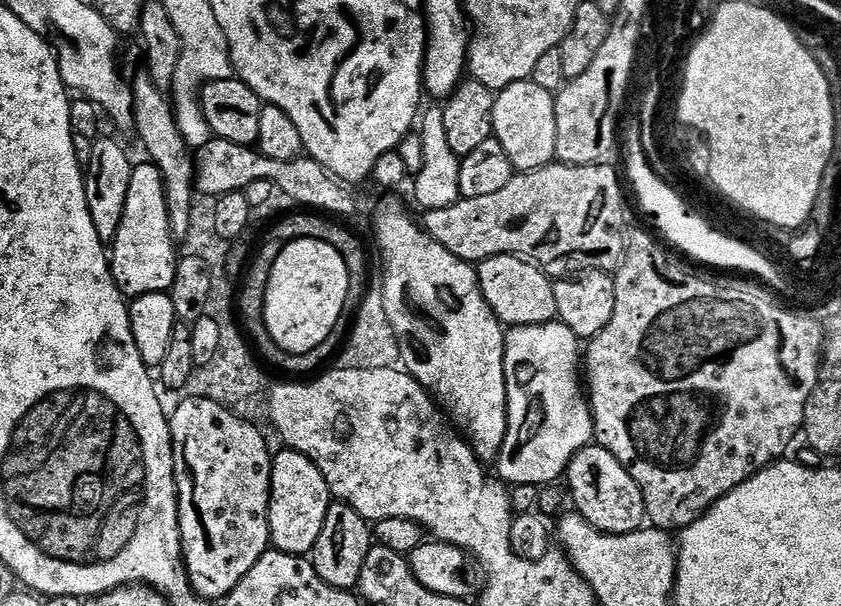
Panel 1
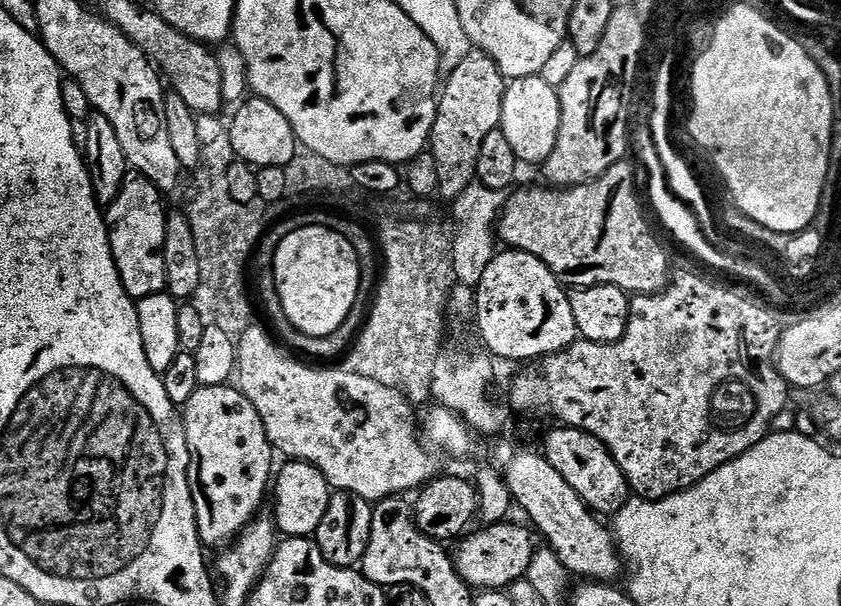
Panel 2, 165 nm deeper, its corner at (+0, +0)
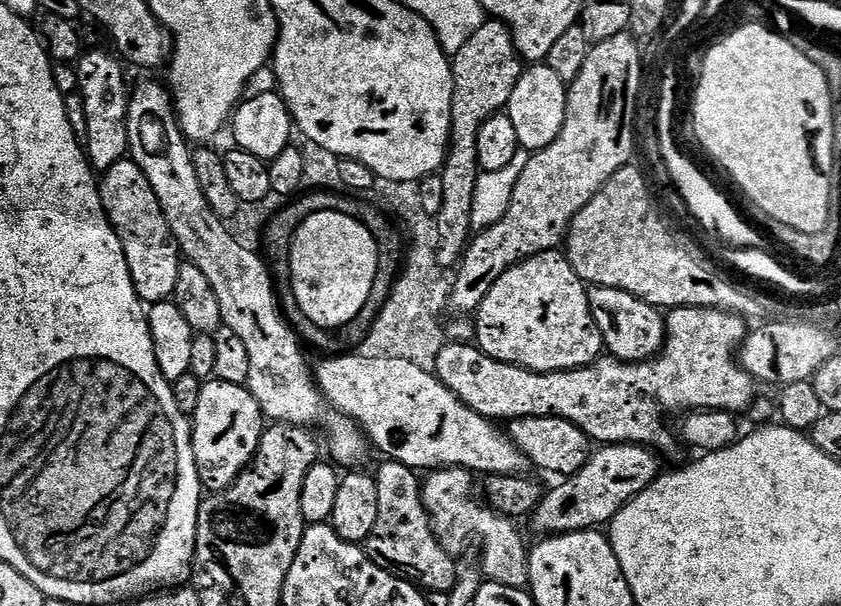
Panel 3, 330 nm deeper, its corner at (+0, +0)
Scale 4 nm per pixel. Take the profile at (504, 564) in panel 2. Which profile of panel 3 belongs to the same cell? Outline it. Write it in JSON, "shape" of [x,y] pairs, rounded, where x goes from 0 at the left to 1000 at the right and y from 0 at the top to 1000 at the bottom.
{"shape":[[[725,733],[705,744],[692,776],[667,790],[662,805],[653,804],[648,810],[644,828],[630,853],[634,875],[649,886],[666,884],[671,878],[713,875],[727,866],[735,842],[786,784],[787,771],[780,752],[776,741],[765,733]]]}

